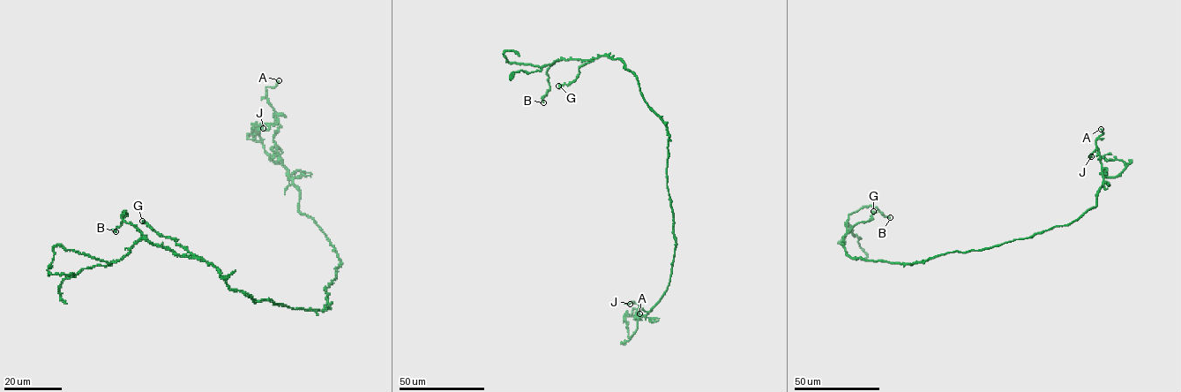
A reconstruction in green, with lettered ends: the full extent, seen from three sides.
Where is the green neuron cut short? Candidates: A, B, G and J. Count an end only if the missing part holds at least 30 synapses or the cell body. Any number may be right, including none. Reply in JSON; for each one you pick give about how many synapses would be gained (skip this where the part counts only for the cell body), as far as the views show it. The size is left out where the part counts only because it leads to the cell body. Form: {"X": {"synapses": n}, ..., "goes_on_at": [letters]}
{"goes_on_at": ["A"]}

